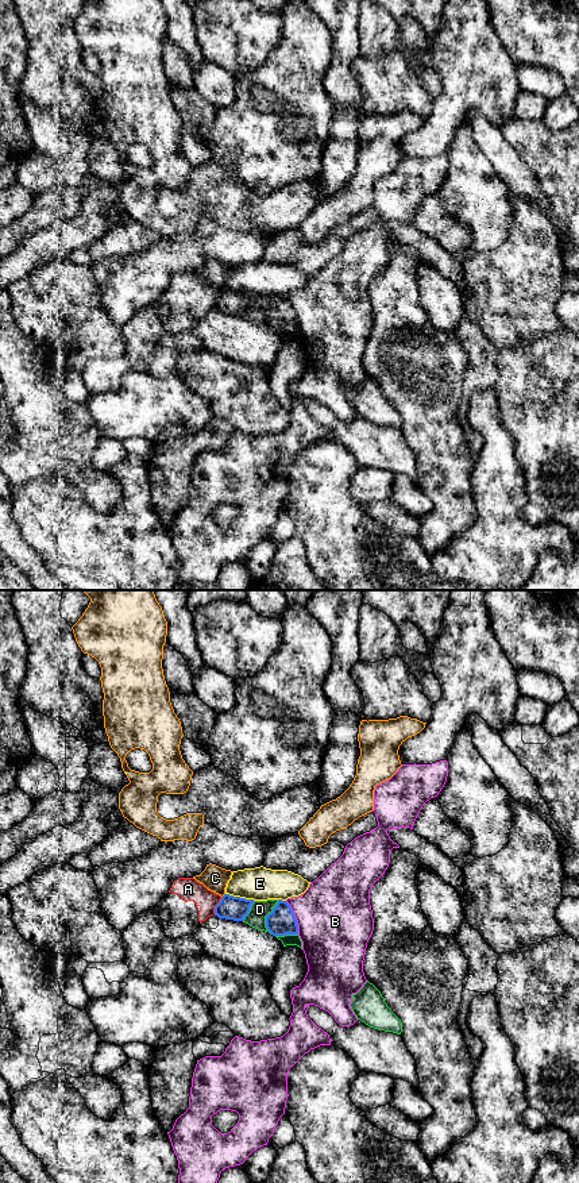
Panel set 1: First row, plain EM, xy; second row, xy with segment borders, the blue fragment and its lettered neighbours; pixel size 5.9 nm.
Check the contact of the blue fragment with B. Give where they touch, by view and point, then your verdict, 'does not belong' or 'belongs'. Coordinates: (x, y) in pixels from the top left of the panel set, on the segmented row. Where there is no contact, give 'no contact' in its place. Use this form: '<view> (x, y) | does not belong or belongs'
xy (294, 917) | does not belong

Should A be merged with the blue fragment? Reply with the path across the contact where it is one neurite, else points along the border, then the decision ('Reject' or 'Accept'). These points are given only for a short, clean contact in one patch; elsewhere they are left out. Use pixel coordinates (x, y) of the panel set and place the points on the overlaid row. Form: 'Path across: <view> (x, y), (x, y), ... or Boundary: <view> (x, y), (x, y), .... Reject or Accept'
Boundary: xy (222, 897), (213, 913). Reject

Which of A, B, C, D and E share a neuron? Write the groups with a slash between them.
A / B / C / D / E

